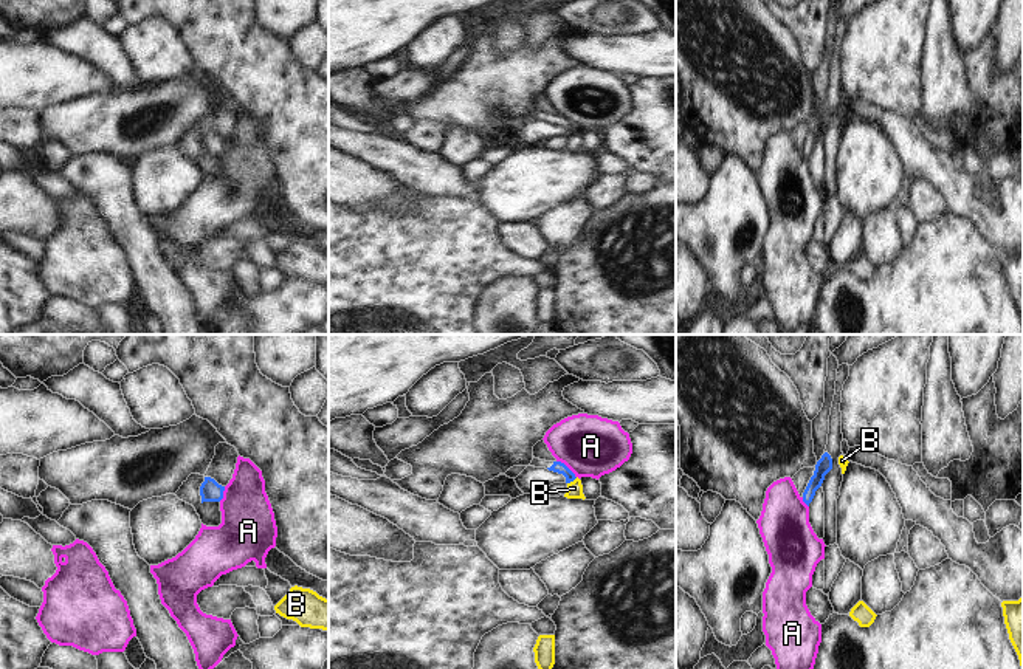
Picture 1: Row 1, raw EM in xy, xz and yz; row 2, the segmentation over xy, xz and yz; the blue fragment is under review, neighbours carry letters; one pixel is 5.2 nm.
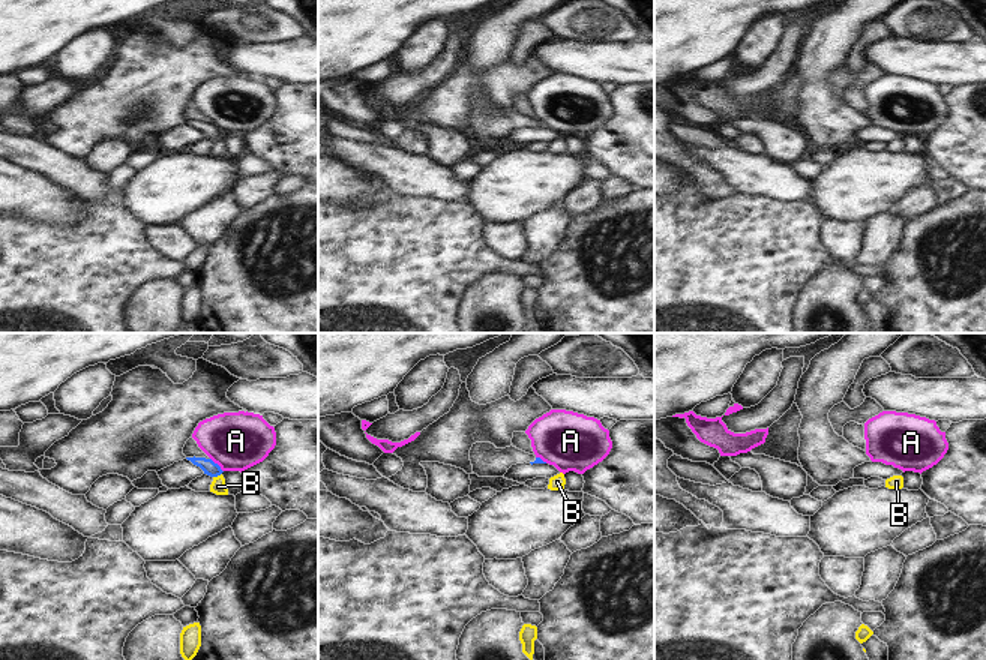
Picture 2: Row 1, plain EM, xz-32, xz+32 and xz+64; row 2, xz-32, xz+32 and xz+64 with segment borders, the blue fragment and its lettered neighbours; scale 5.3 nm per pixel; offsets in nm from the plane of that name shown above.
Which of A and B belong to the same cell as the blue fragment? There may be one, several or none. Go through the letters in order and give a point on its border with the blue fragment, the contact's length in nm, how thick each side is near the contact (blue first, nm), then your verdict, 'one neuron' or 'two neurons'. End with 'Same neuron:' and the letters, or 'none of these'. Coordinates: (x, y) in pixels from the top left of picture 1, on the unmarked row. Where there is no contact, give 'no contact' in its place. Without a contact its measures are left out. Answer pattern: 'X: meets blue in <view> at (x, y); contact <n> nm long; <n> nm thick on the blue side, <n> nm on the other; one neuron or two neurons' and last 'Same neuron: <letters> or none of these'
A: meets blue in xz at (568, 121); contact 140 nm long; 60 nm thick on the blue side, 320 nm on the other; two neurons
B: meets blue in xz at (572, 133); contact 70 nm long; 60 nm thick on the blue side, 80 nm on the other; two neurons
Same neuron: none of these

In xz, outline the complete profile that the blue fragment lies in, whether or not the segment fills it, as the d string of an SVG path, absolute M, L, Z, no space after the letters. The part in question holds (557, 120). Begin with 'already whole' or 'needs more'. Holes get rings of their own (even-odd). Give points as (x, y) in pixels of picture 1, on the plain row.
needs more; M533 110L530 119L546 121L549 124L563 127L566 130L566 136L570 136L577 132L575 127L561 115L546 115Z

